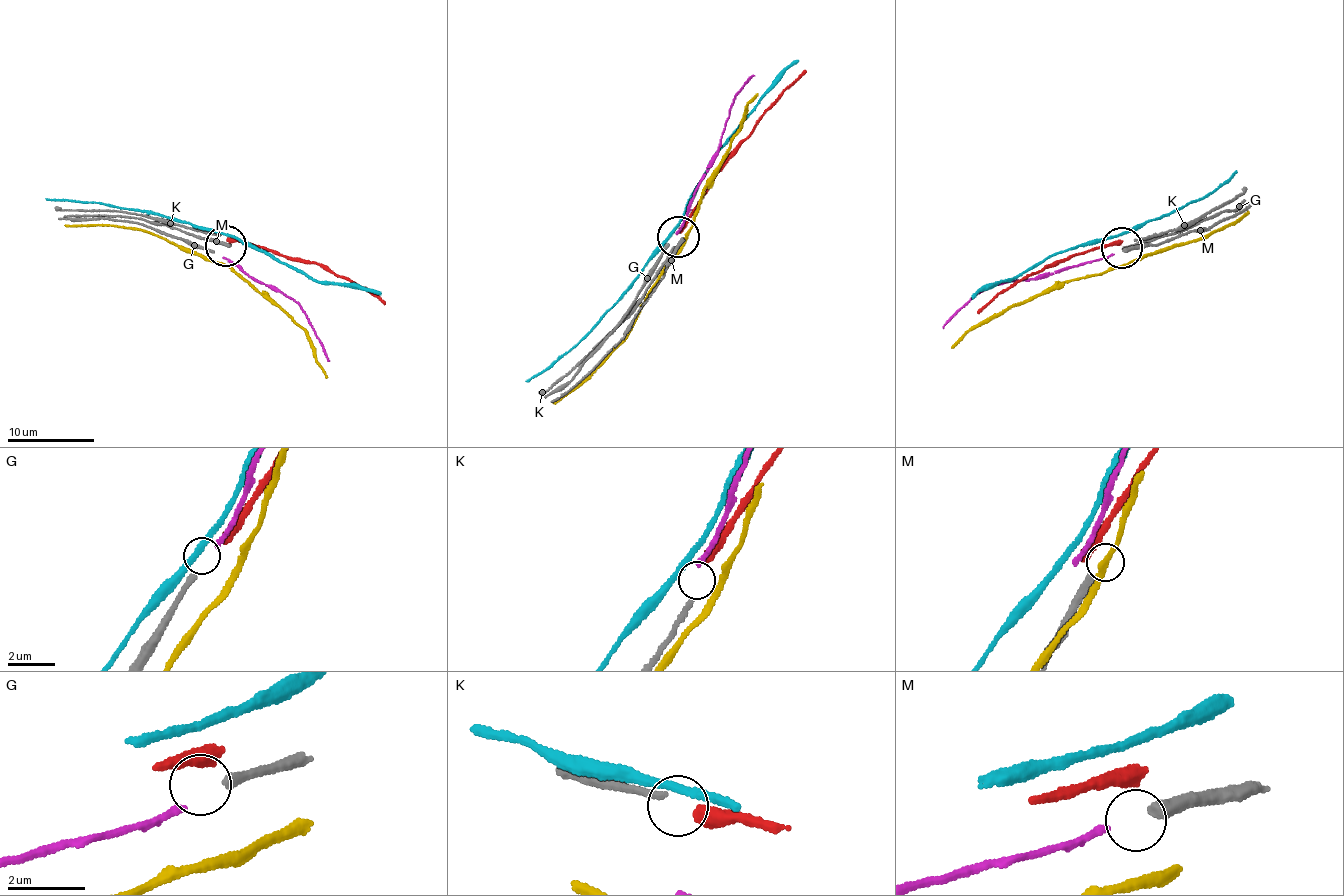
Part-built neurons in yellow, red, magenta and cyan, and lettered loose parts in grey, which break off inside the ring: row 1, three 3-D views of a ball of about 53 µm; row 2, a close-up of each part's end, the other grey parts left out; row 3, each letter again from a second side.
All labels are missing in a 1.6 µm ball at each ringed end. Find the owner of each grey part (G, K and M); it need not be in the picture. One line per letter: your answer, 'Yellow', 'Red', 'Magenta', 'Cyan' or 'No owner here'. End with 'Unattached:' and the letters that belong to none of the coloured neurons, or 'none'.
G: No owner here
K: No owner here
M: No owner here
Unattached: G, K, M

